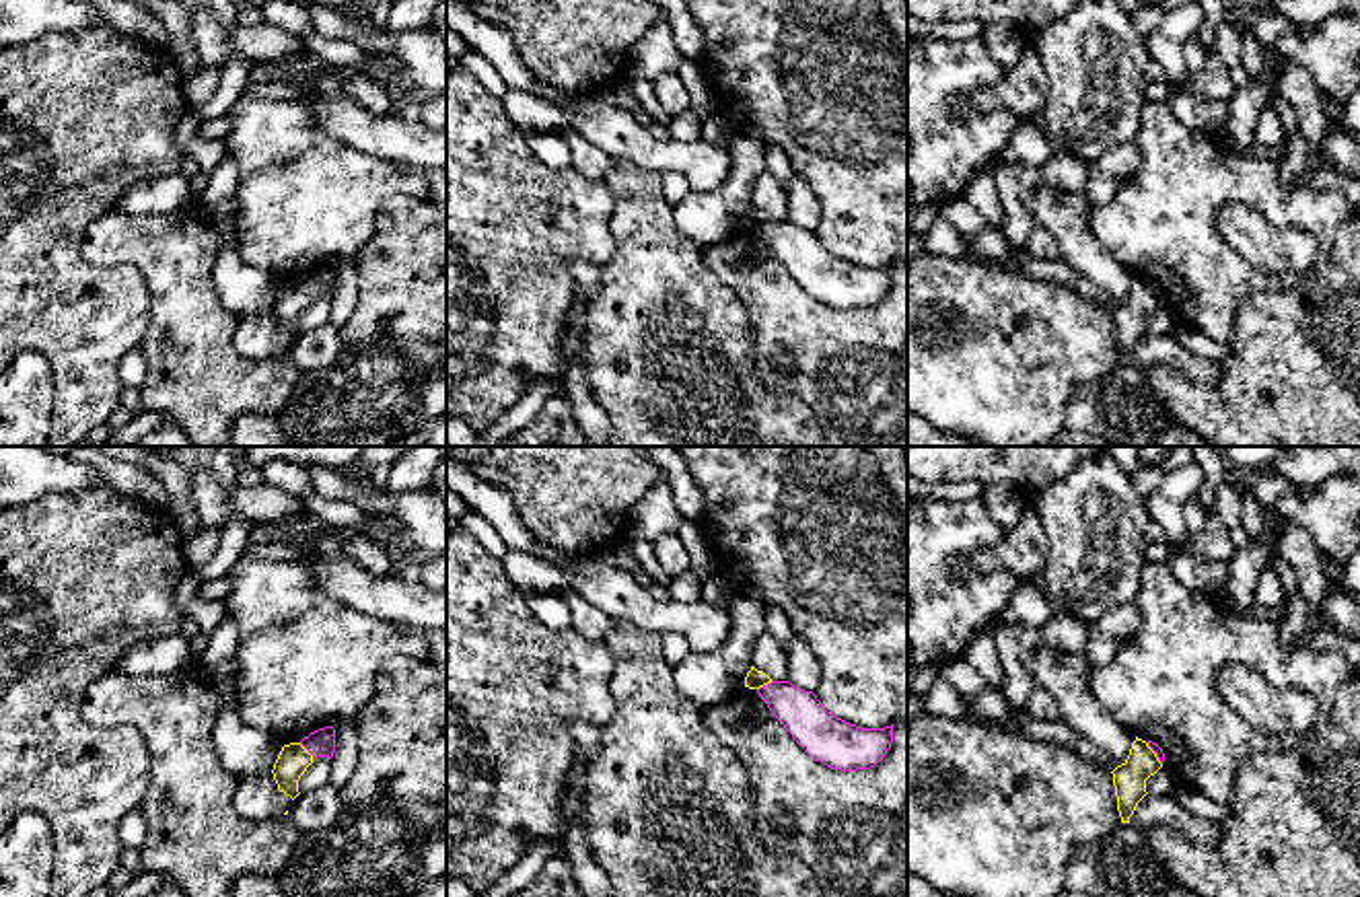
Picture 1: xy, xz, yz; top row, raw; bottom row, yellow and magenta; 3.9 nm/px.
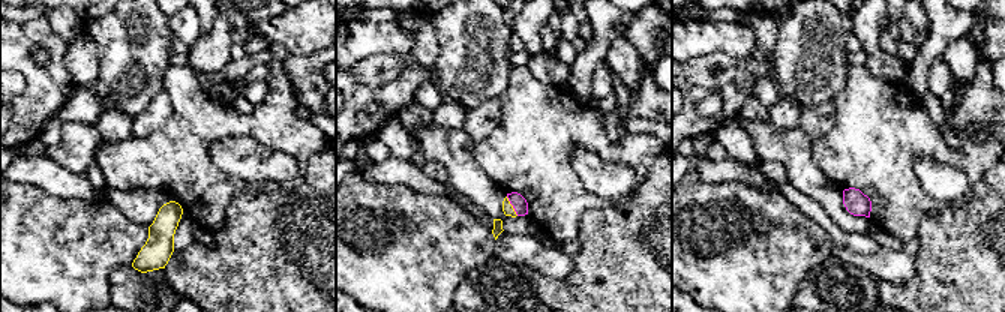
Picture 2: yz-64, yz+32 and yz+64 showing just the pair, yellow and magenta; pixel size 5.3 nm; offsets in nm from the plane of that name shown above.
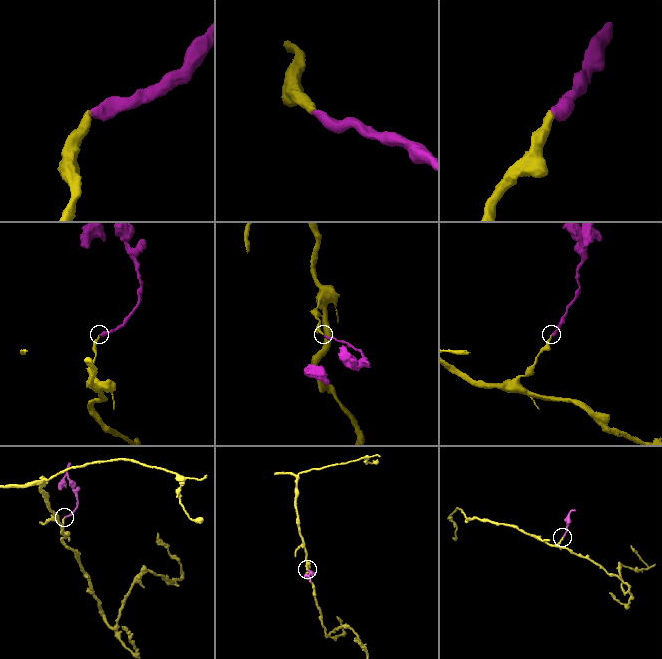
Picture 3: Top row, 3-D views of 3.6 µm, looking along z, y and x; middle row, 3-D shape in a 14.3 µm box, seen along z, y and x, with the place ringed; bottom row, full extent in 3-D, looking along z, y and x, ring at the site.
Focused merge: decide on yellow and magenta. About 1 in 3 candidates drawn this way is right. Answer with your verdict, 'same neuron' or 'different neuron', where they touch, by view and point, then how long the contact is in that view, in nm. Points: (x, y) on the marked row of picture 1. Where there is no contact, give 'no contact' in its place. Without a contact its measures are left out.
same neuron; meets yellow in xy at (307, 751); contact 90 nm long

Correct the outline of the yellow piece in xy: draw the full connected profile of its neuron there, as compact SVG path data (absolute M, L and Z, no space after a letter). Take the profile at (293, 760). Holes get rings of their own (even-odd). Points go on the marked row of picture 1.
M333 726L319 728L305 737L300 743L284 745L272 769L278 790L294 800L300 794L298 780L307 772L307 767L317 757L331 759L333 751L335 751Z

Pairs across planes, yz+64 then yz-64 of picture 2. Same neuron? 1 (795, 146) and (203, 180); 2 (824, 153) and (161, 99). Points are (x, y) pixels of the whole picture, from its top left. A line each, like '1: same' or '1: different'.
1: different
2: different

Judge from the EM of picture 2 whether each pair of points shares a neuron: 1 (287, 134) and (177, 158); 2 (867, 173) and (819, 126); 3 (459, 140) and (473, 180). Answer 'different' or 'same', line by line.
1: same
2: different
3: same

